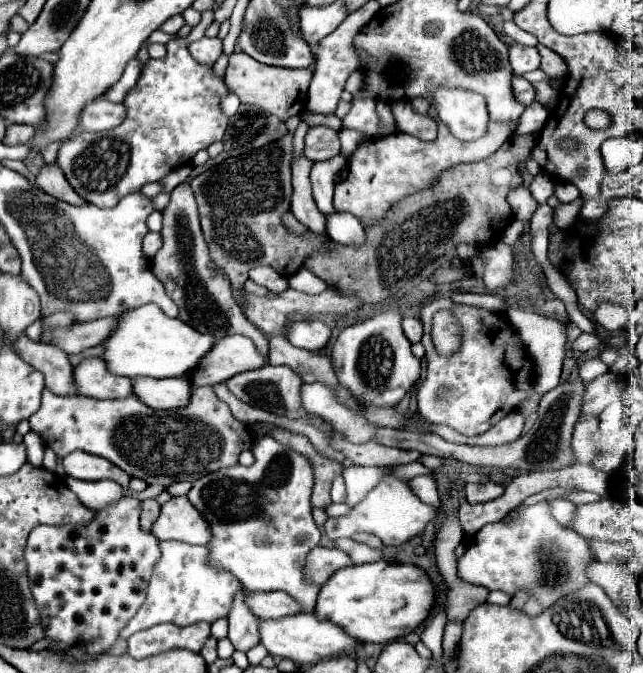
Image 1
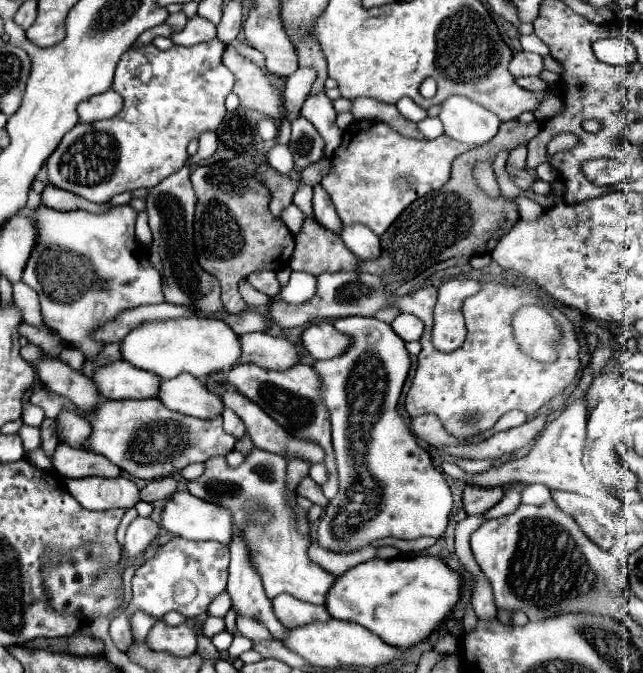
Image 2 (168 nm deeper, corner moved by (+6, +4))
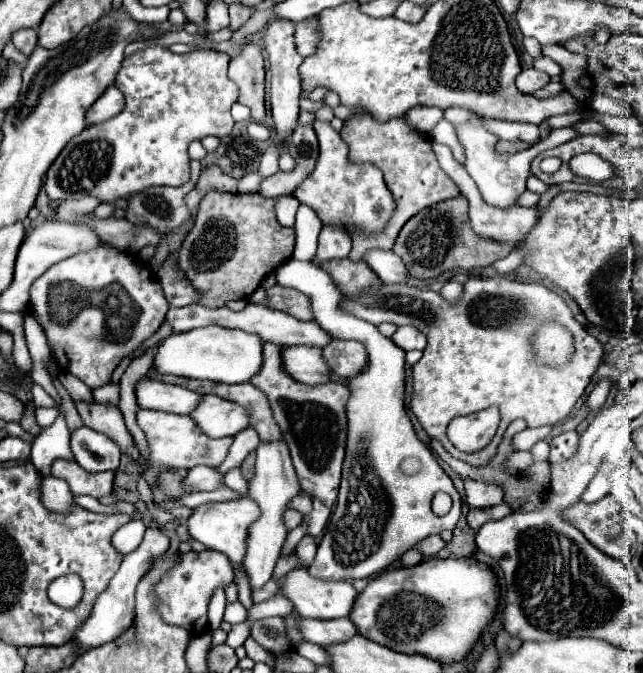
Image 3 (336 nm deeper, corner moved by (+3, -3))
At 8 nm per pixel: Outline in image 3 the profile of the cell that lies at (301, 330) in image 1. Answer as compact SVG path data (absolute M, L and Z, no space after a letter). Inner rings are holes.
M332 340L328 346L322 348L324 358L330 370L342 378L350 378L360 374L366 368L368 352L364 344L352 340Z

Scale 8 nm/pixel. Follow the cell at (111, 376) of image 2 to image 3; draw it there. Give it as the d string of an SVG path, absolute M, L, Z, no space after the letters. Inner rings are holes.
M144 376L136 386L136 398L140 408L174 412L174 414L186 416L188 412L194 412L202 394L182 386L166 384L160 380L150 380L148 376Z

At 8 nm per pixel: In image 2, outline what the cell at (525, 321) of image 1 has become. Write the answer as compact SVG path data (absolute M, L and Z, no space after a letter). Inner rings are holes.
M537 305L519 309L513 317L513 329L517 341L521 343L527 355L531 355L537 361L557 359L555 341L559 339L559 329L545 309Z

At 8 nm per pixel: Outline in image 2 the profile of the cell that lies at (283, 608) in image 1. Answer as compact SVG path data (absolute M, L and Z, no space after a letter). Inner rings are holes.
M281 593L279 597L273 597L271 605L273 605L275 617L285 627L307 625L311 621L327 621L329 619L329 613L327 613L325 605L311 605L307 601L299 601L295 597L289 597L287 593Z

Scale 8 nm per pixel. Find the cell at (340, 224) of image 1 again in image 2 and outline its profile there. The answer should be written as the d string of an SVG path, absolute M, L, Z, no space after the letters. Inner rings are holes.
M343 225L341 231L343 237L341 241L345 243L345 247L357 257L357 259L373 259L373 257L379 257L381 253L381 247L379 247L379 237L367 229L365 225Z

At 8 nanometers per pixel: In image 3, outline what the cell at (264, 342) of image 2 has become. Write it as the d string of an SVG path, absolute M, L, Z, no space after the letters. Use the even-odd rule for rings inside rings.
M286 346L282 348L284 370L298 382L304 384L326 384L330 382L330 368L322 360L322 348L312 346Z

